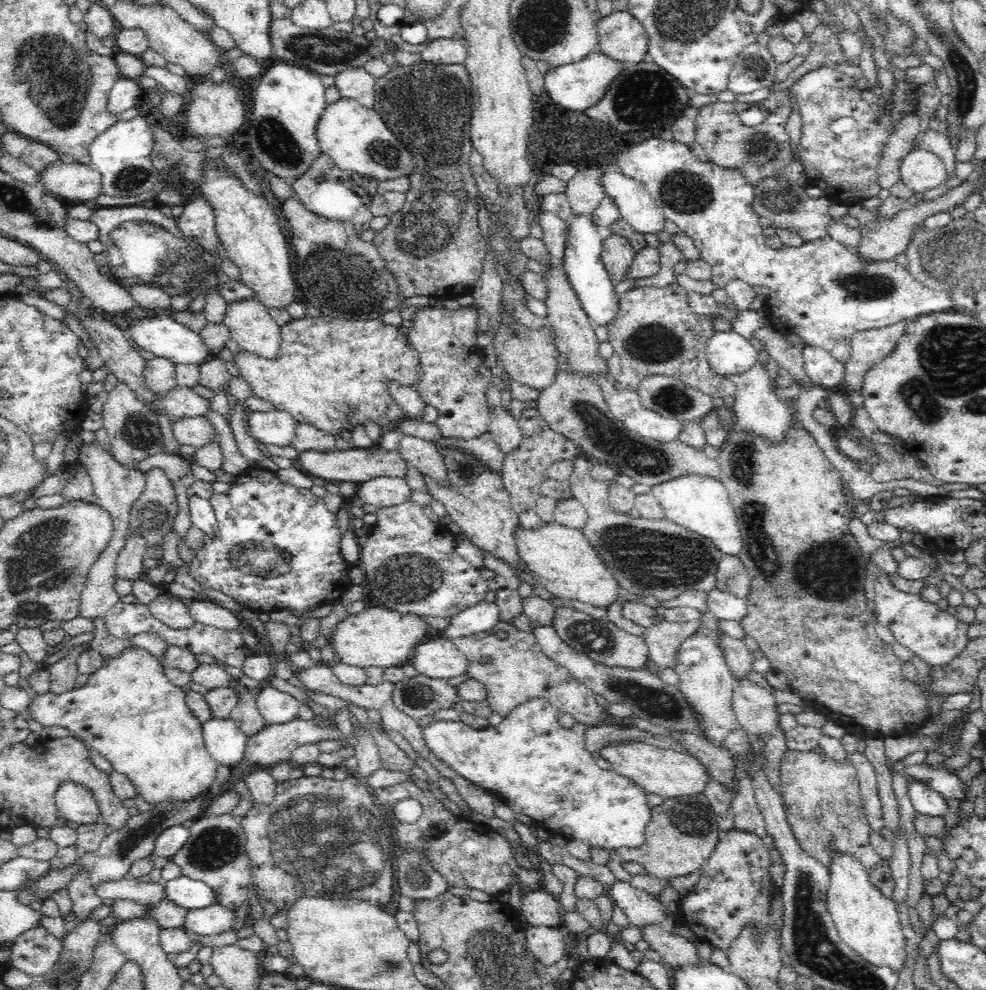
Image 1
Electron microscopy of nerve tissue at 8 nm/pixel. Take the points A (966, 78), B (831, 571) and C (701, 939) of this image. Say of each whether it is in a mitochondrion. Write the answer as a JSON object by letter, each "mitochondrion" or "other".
{"A":"mitochondrion","B":"mitochondrion","C":"other"}

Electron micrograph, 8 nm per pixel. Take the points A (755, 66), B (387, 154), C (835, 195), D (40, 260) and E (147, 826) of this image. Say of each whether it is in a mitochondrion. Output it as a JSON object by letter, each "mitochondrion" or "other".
{"A":"mitochondrion","B":"mitochondrion","C":"other","D":"other","E":"mitochondrion"}

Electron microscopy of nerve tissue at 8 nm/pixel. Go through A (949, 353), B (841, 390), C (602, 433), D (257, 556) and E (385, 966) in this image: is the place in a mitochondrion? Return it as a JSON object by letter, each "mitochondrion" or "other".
{"A":"mitochondrion","B":"other","C":"mitochondrion","D":"mitochondrion","E":"mitochondrion"}

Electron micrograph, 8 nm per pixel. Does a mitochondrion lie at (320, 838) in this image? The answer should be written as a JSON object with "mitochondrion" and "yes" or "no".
{"mitochondrion":"yes"}

